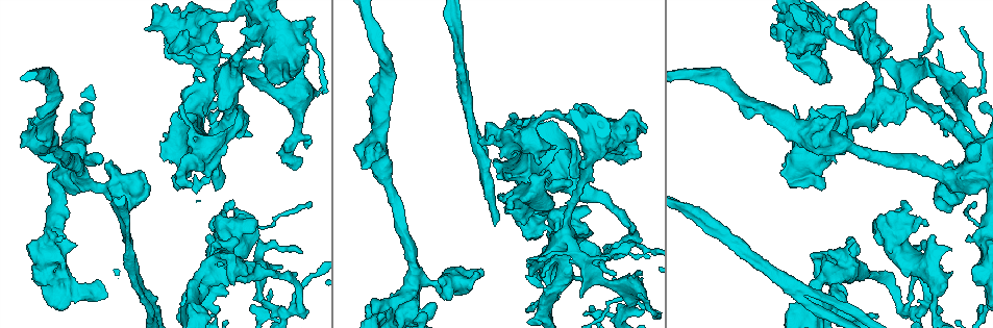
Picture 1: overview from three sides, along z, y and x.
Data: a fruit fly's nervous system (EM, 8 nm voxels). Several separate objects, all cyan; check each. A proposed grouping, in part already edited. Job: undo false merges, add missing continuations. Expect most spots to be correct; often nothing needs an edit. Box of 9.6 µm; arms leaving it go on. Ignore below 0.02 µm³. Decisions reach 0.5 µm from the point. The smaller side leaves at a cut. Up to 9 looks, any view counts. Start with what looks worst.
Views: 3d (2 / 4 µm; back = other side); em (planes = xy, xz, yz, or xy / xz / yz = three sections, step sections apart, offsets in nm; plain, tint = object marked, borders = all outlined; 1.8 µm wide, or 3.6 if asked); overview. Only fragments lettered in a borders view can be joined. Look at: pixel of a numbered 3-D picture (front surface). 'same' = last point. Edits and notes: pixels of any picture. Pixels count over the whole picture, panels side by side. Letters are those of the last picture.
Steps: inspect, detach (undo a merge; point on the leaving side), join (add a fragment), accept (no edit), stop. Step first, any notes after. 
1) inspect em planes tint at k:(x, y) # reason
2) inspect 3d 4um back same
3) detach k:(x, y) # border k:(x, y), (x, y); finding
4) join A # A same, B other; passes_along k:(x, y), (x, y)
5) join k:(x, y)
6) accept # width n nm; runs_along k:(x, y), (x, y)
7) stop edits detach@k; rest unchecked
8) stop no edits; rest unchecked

inspect em xz step 4 tint at 1:(142, 288) # two arms in line, one across

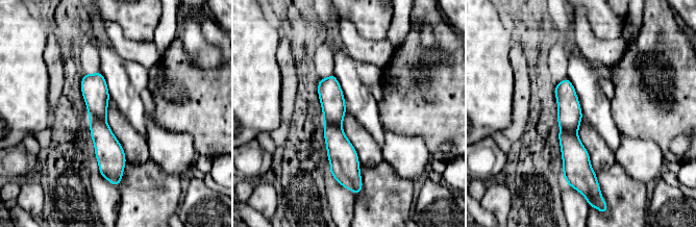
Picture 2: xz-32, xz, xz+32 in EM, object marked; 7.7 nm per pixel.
inspect em planes borders same # another direction

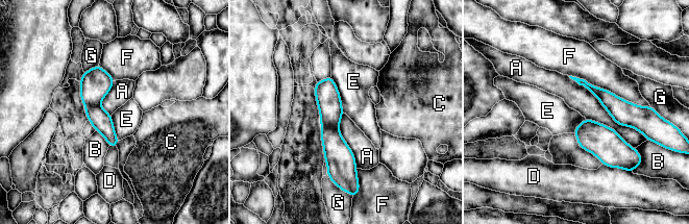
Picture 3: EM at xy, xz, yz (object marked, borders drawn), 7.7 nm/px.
detach 3:(328, 100) # A other, B other, C other, D other, E other, F other, G other; border 3:(321, 125), (338, 129); a second cell is stuck on

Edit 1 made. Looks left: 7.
inspect em planes borders at 1:(835, 308) # sudden change in width

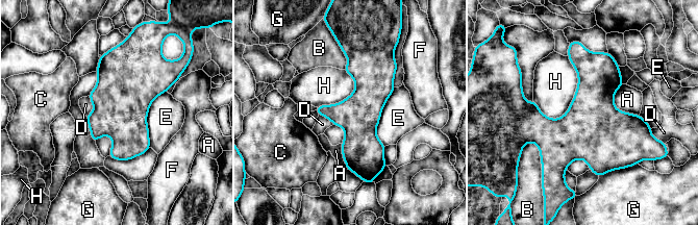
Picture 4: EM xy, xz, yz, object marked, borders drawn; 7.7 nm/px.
accept # A other, B other, C other, D other, E other, F other, G other, H other; runs_along 4:(355, 52), (365, 68), (366, 175); one cell here

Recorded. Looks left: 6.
inspect em 3.6um yz step 16 plain at 1:(275, 64) # sudden change in width

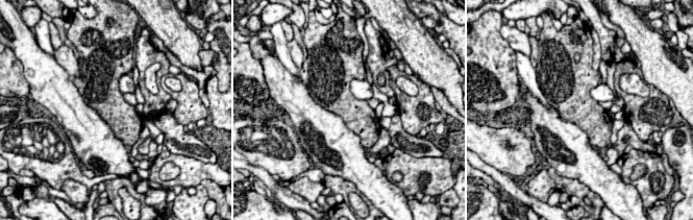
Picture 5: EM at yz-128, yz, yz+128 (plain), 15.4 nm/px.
inspect em 3.6um yz step 16 borders same

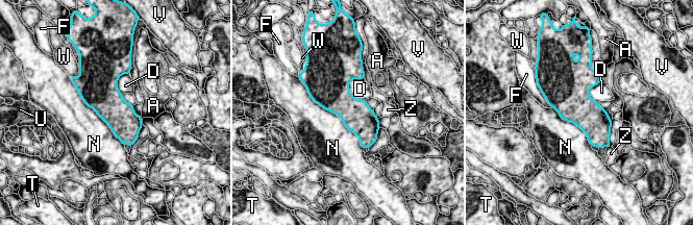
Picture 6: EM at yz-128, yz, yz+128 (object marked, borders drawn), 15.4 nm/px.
accept # width 460 nm; A other, D other, F other, N other, T other, U other, V other, W other, Z other; continuous, no second cell

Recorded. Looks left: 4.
inspect em 3.6um xy step 16 tint at 1:(908, 264) # four or more arms meet

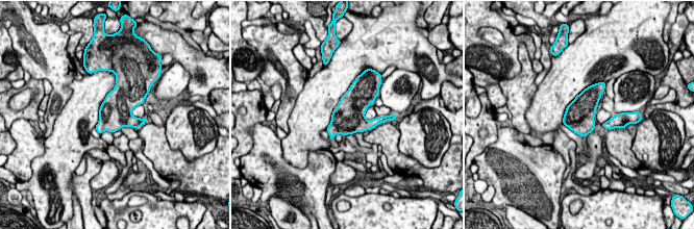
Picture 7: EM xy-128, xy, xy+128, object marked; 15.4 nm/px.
inspect em 3.6um planes borders same

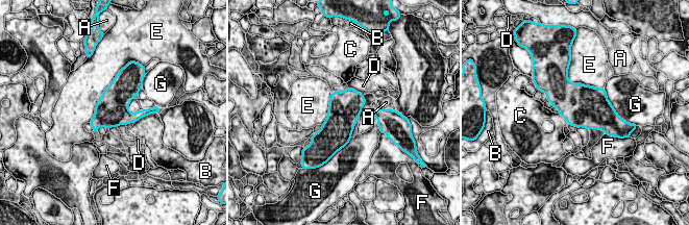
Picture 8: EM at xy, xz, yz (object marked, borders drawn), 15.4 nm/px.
accept # A other, B other, C other, D other, E other, F other, G other; border 8:(117, 74), (89, 122); one cell here

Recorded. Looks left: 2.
stop edits detach@3; rest unchecked

